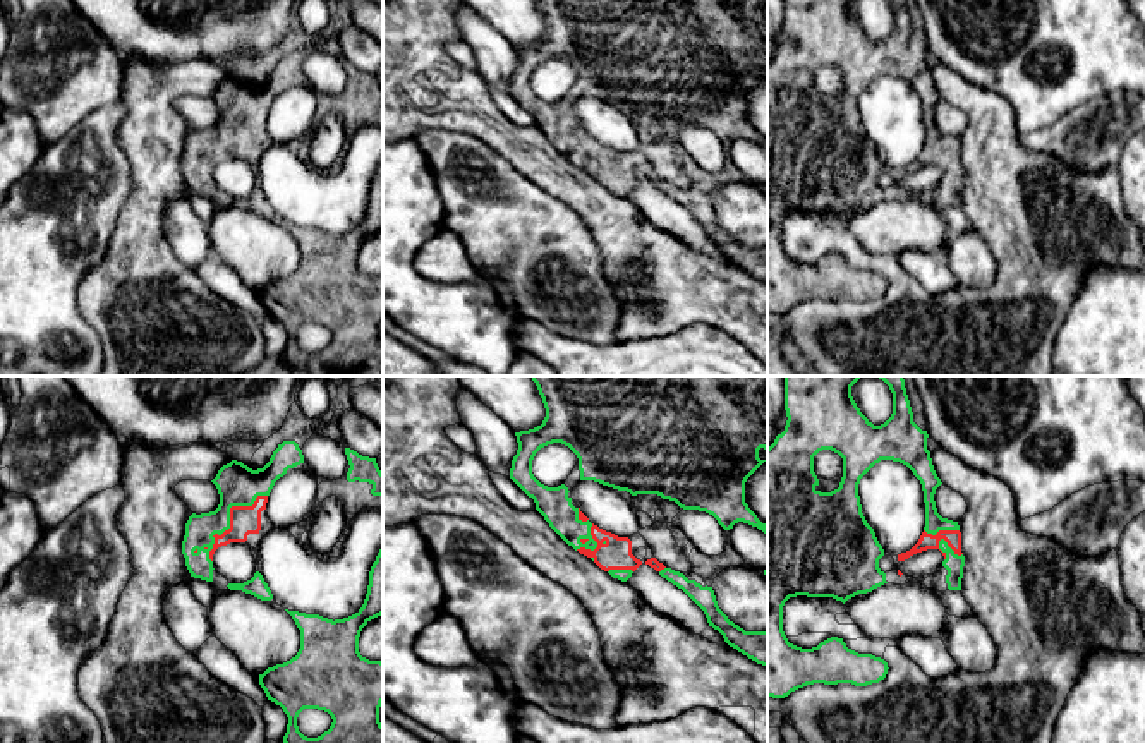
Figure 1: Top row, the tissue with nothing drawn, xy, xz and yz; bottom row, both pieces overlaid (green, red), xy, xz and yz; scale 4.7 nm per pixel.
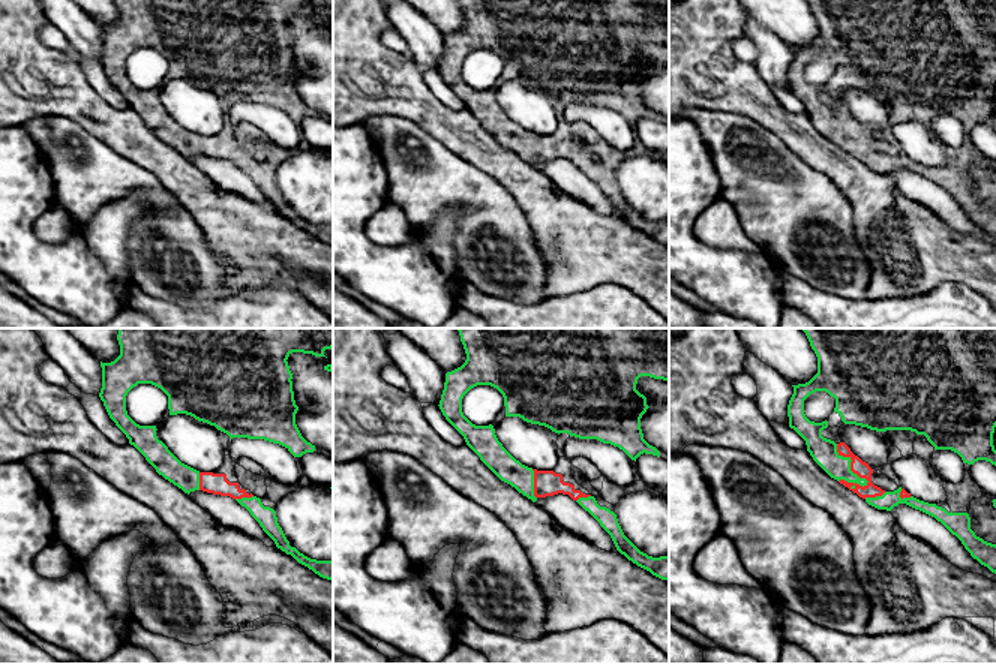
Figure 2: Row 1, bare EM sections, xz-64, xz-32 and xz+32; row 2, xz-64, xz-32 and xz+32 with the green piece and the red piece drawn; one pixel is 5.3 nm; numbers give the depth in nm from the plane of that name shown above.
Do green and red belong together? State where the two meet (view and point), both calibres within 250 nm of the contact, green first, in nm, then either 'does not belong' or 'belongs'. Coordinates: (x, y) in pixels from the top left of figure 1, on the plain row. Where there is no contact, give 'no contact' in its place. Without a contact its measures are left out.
contact xy (229, 136); calibres 200 and 140 nm; belongs

